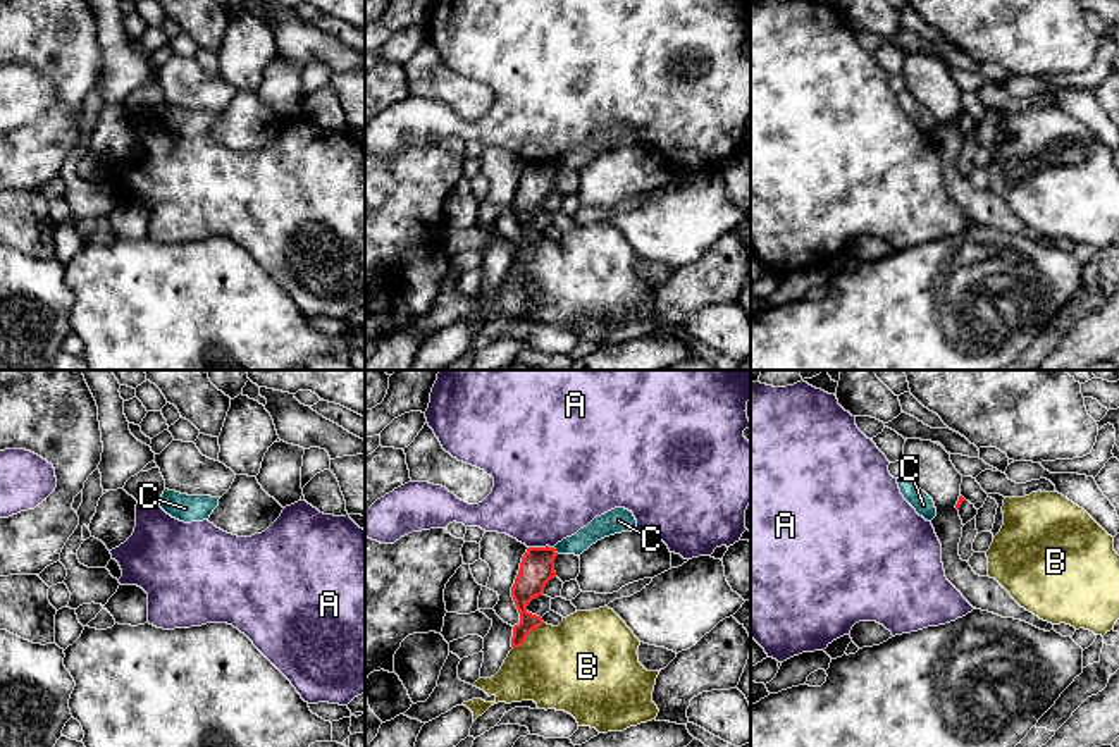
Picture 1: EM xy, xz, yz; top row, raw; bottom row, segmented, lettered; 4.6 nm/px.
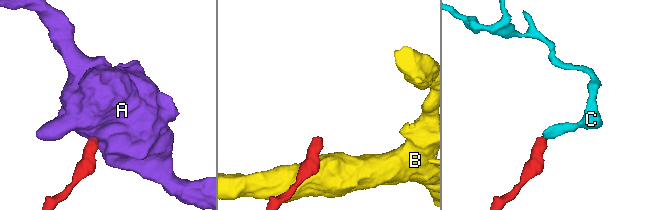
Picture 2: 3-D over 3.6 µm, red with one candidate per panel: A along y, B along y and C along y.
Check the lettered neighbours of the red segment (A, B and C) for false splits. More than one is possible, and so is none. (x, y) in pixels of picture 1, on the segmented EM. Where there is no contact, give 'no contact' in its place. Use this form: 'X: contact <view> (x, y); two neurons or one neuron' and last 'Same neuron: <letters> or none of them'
A: contact xz (541, 548); two neurons
B: contact xz (527, 634); two neurons
C: contact xz (555, 551); two neurons
Same neuron: none of them

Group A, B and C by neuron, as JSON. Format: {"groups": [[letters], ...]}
{"groups": [["A"], ["B"], ["C"]]}

